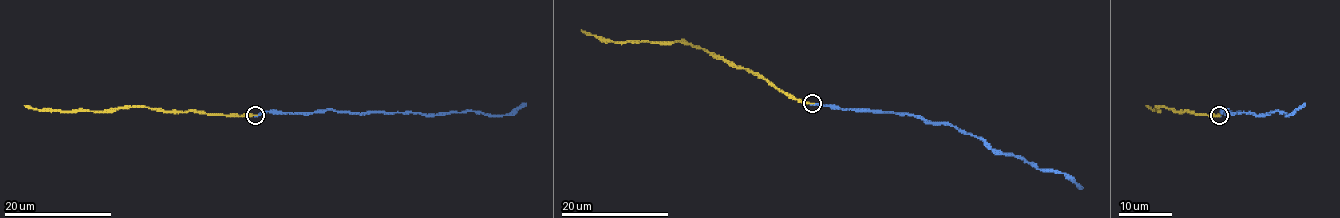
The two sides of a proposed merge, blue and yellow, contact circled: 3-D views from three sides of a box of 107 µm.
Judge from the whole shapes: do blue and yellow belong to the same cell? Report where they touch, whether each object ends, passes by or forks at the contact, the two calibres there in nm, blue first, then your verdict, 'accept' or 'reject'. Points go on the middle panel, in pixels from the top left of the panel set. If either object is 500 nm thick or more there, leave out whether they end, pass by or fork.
place (812, 103); blue ends; yellow ends; calibres 340 and 320 nm; accept

